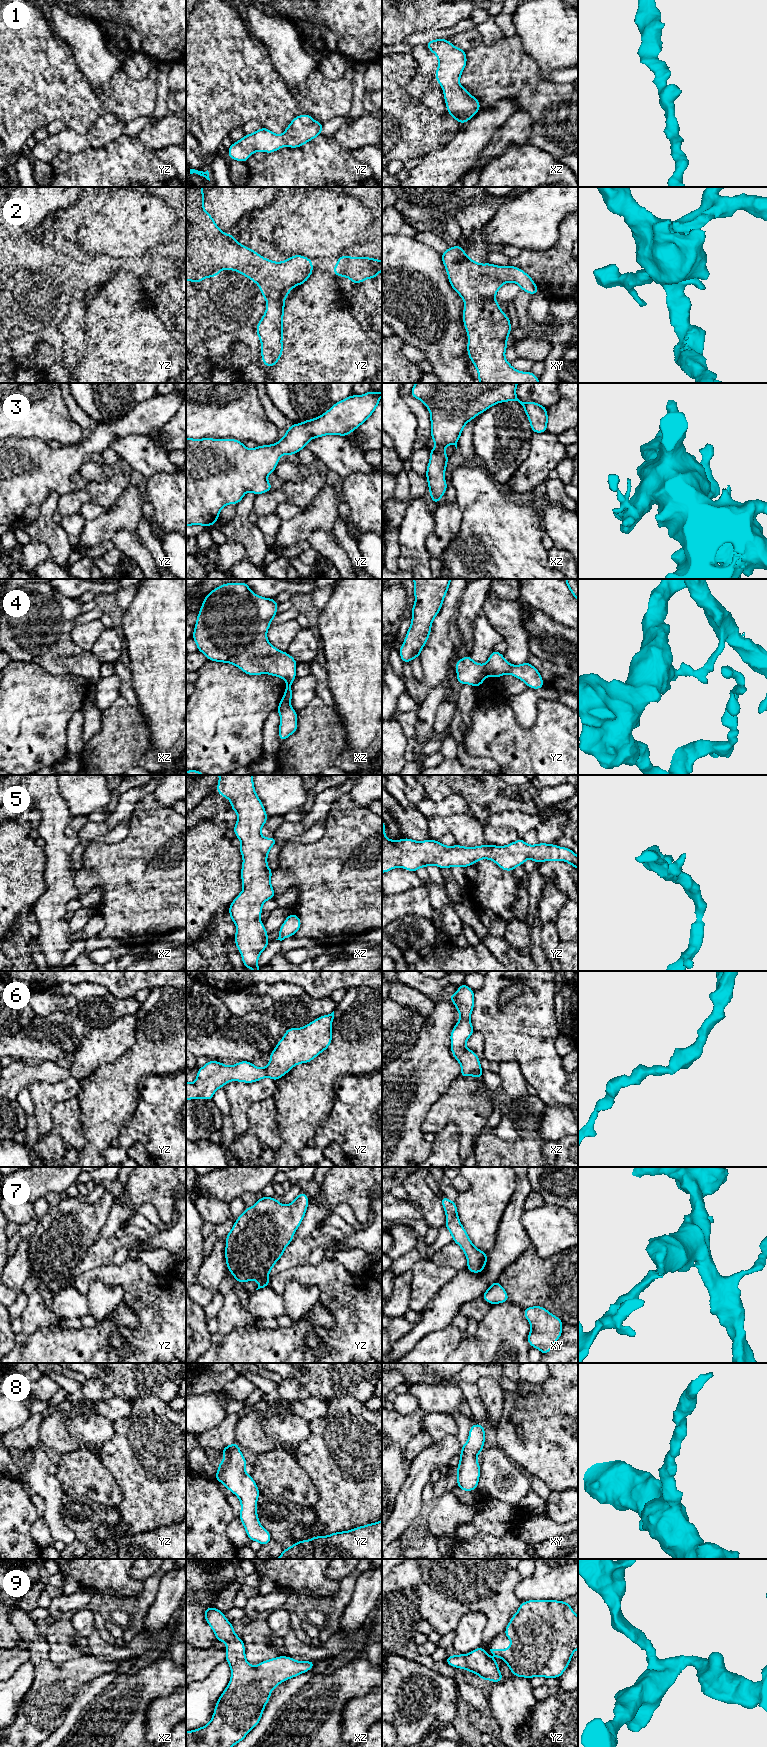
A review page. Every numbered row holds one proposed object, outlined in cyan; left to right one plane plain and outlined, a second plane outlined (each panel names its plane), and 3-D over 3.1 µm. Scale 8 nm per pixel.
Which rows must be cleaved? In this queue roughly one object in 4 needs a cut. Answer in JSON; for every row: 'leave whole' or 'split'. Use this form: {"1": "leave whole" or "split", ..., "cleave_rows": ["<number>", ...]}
{"1": "leave whole", "2": "leave whole", "3": "leave whole", "4": "split", "5": "leave whole", "6": "leave whole", "7": "leave whole", "8": "leave whole", "9": "leave whole", "cleave_rows": ["4"]}

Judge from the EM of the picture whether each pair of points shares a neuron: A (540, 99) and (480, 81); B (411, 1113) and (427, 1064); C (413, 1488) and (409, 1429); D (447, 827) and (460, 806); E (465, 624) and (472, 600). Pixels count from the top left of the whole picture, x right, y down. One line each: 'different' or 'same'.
A: same
B: same
C: different
D: different
E: same

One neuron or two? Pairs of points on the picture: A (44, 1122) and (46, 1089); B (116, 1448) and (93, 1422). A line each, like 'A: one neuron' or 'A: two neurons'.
A: one neuron
B: two neurons

